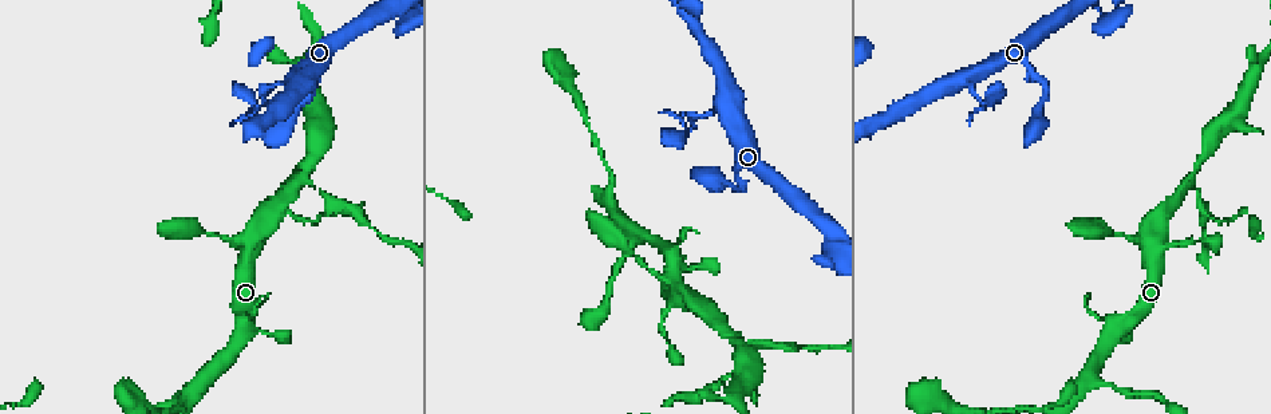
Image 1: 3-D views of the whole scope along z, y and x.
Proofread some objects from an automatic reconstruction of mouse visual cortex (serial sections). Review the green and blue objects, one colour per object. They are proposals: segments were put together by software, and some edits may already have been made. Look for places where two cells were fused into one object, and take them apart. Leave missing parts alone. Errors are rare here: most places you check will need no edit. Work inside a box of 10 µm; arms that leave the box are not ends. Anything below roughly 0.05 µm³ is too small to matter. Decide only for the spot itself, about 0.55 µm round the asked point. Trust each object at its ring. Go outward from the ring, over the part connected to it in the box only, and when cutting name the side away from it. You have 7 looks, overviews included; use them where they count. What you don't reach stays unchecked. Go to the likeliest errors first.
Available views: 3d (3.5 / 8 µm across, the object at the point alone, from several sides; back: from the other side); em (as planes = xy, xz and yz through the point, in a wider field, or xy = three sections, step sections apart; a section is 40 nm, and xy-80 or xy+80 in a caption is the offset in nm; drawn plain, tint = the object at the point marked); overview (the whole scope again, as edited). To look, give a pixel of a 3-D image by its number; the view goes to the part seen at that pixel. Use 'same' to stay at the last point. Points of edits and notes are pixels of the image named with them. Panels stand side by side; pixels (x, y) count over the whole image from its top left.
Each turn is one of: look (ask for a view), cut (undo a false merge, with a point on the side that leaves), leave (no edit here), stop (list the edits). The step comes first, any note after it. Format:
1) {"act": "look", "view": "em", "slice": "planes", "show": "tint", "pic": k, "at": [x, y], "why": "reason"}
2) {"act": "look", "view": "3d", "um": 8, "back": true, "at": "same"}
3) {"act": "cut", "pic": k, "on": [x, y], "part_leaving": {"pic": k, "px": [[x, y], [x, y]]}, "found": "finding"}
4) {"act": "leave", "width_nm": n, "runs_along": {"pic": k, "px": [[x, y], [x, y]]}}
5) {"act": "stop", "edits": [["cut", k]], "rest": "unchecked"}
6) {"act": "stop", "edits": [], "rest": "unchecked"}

{"act": "look", "view": "3d", "um": 3.5, "pic": 1, "at": [1200, 210], "why": "sharp bend"}

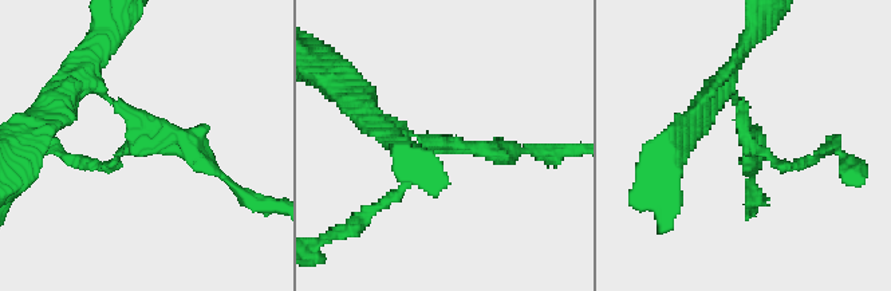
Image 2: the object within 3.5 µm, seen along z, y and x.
{"act": "look", "view": "em", "slice": "planes", "show": "tint", "pic": 2, "at": [135, 138], "arms": 3, "arm_widths_nm": [150, 200, 250], "why": "shape alone is not enough"}

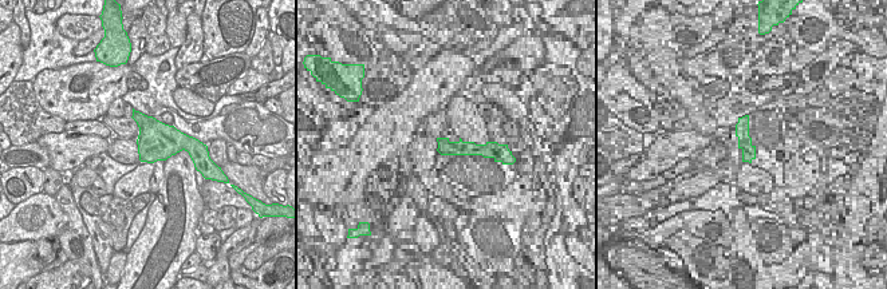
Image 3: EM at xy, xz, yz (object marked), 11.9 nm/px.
{"act": "leave", "width_nm": 460, "runs_along": {"pic": 2, "px": [[379, 118], [433, 142], [383, 204]]}, "found": "continuous, no second cell"}

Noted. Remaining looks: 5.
{"act": "look", "view": "3d", "um": 3.5, "back": true, "pic": 1, "at": [986, 105], "why": "sharp bend"}

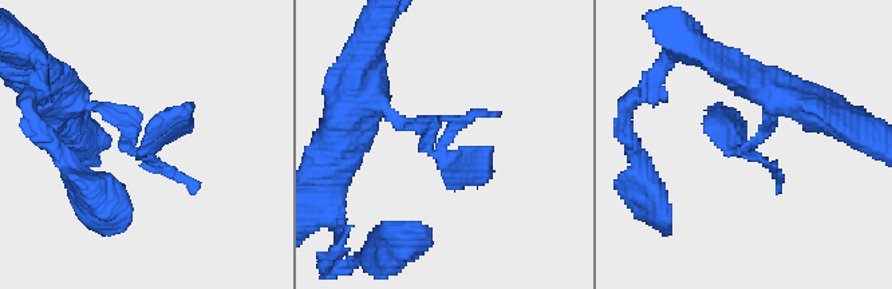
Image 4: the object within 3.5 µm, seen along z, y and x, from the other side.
{"act": "look", "view": "em", "slice": "xy", "step": 5, "show": "tint", "pic": 4, "at": [132, 152]}

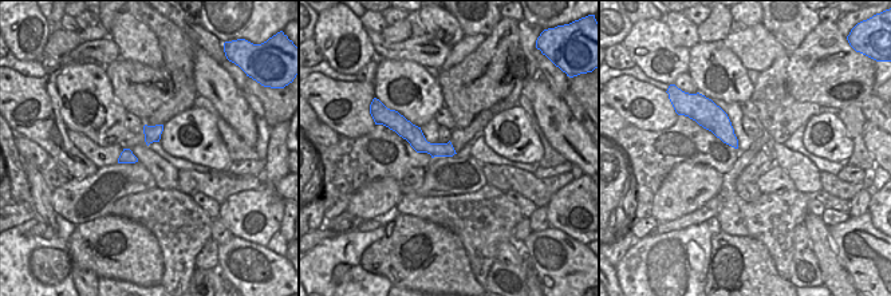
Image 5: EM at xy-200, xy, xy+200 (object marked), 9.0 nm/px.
{"act": "leave", "width_nm": 140, "runs_along": {"pic": 4, "px": [[387, 110], [490, 171]]}, "found": "one cell here"}

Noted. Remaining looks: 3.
{"act": "look", "view": "3d", "um": 3.5, "pic": 1, "at": [638, 234]}

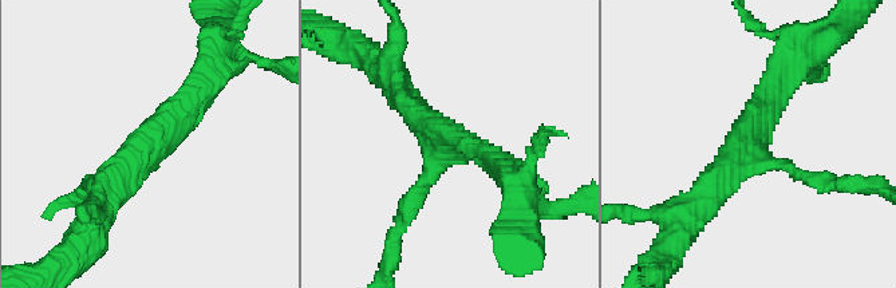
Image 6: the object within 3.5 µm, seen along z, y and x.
{"act": "leave", "arm_widths_nm": [150, 300, 350], "found": "one cell here"}

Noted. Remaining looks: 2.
{"act": "stop", "edits": [], "rest": "unchecked"}

